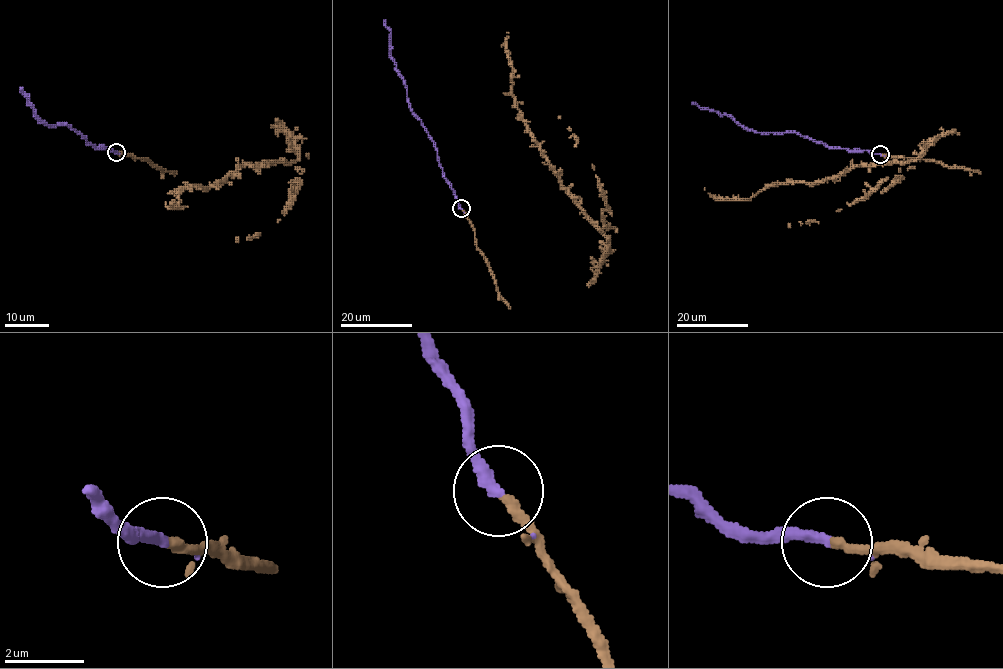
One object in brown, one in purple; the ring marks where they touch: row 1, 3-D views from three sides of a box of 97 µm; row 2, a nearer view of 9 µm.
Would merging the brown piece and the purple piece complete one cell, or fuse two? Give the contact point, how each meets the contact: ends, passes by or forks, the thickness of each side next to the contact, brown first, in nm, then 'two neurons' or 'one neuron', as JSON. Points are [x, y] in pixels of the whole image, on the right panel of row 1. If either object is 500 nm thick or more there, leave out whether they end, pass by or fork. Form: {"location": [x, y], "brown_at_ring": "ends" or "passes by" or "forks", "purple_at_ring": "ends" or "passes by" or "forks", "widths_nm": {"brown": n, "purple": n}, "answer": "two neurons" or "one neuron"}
{"location": [880, 154], "brown_at_ring": "ends", "purple_at_ring": "ends", "widths_nm": {"brown": 240, "purple": 320}, "answer": "one neuron"}

